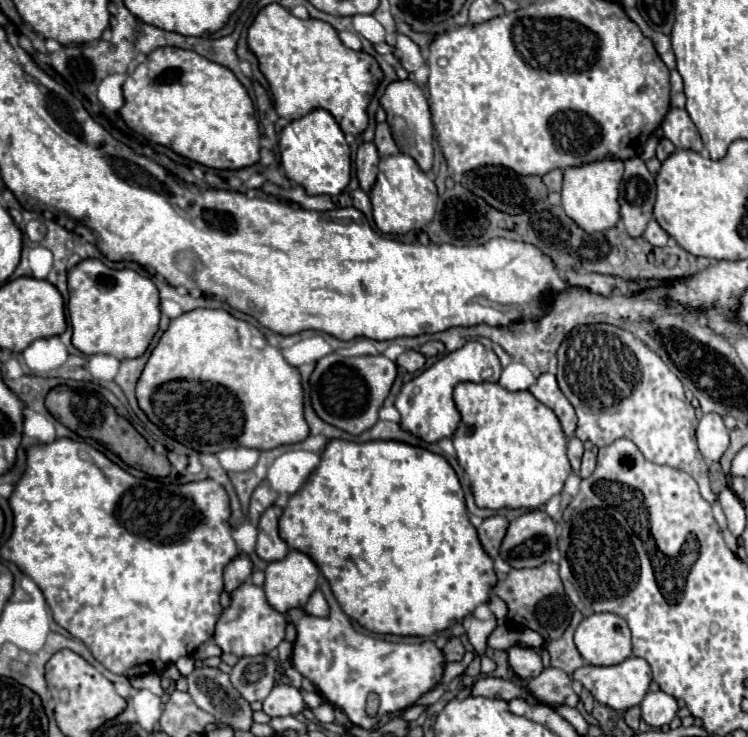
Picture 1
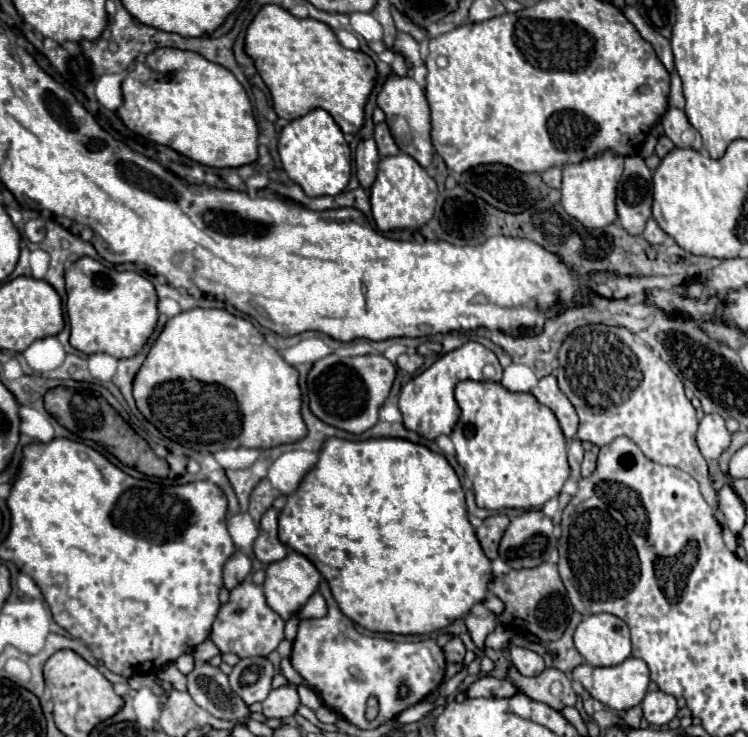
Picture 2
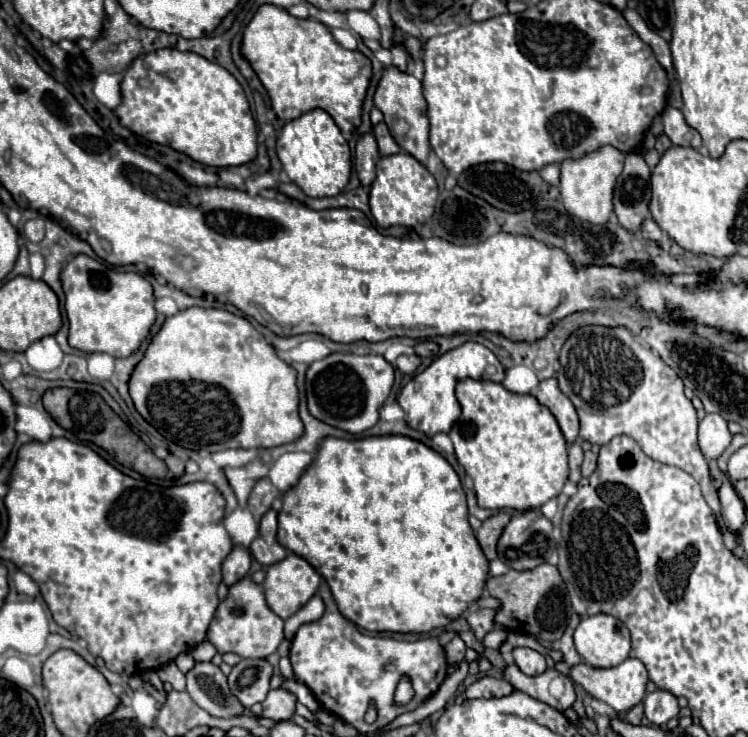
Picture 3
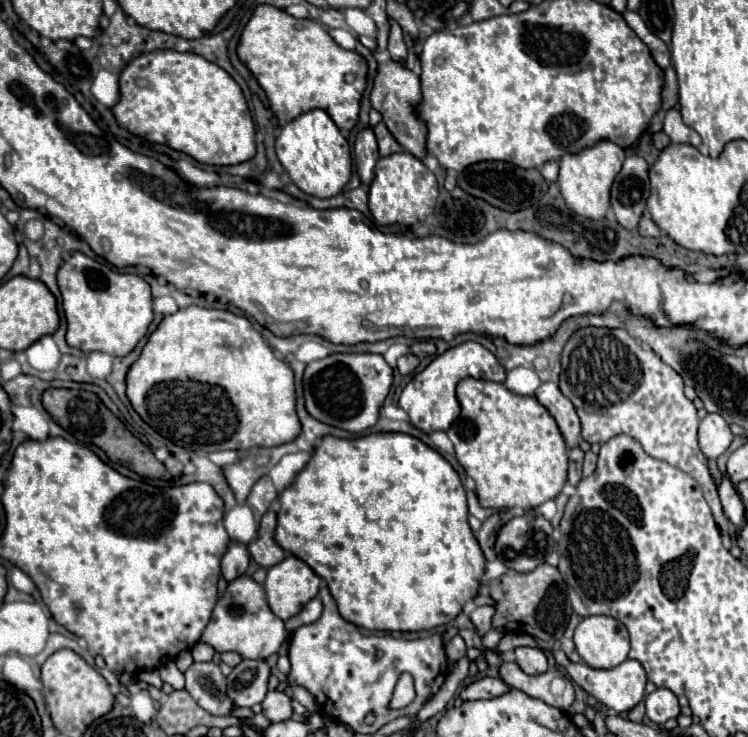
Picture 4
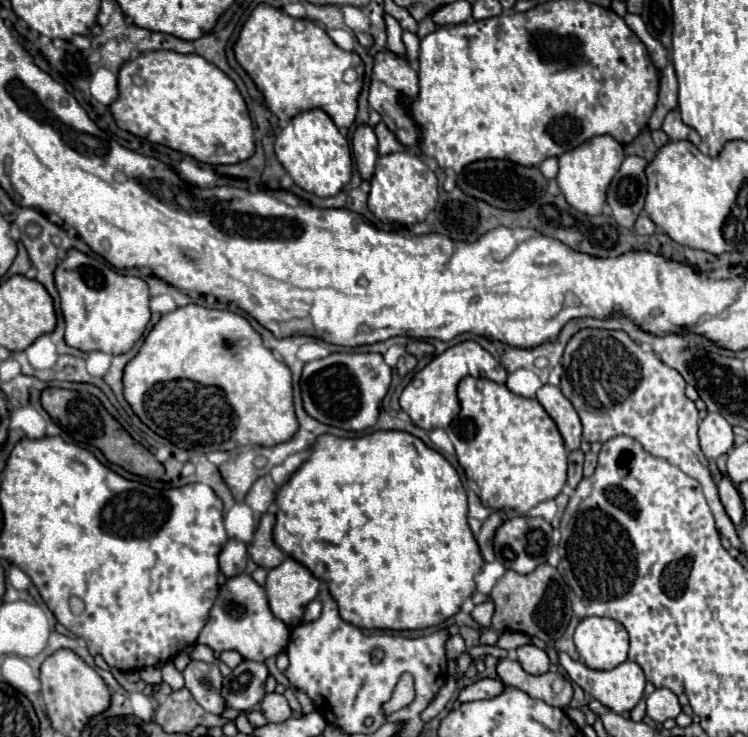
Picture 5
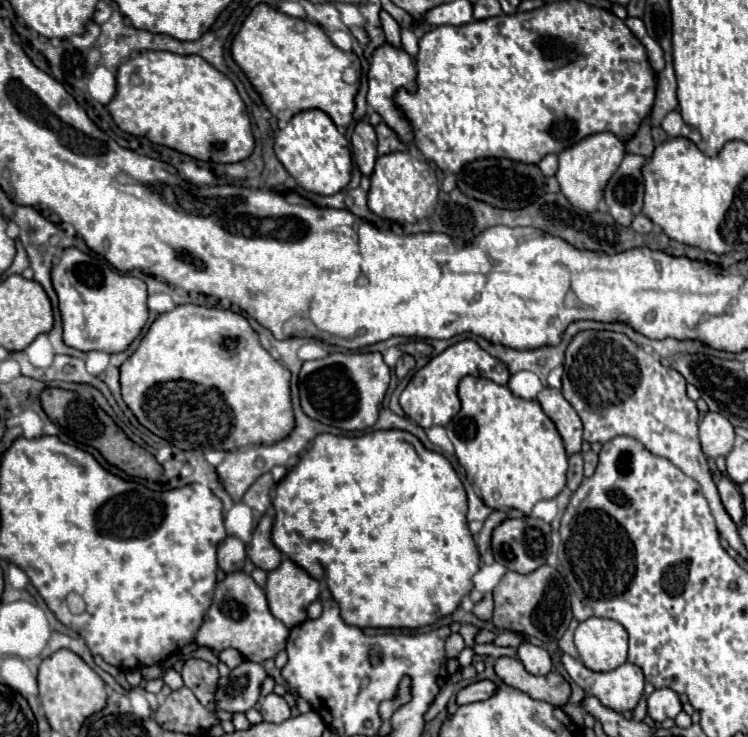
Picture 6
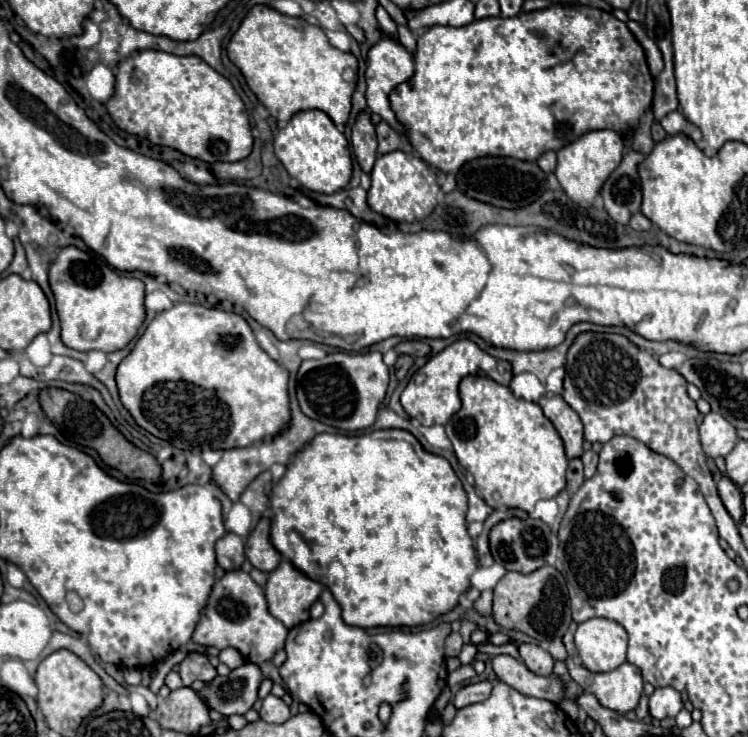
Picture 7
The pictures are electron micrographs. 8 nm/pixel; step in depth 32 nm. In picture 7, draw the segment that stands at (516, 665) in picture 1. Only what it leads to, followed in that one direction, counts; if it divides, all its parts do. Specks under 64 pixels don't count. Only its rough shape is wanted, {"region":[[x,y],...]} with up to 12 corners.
{"region":[[520,644],[518,652],[530,672],[552,674],[554,658],[542,646]]}

